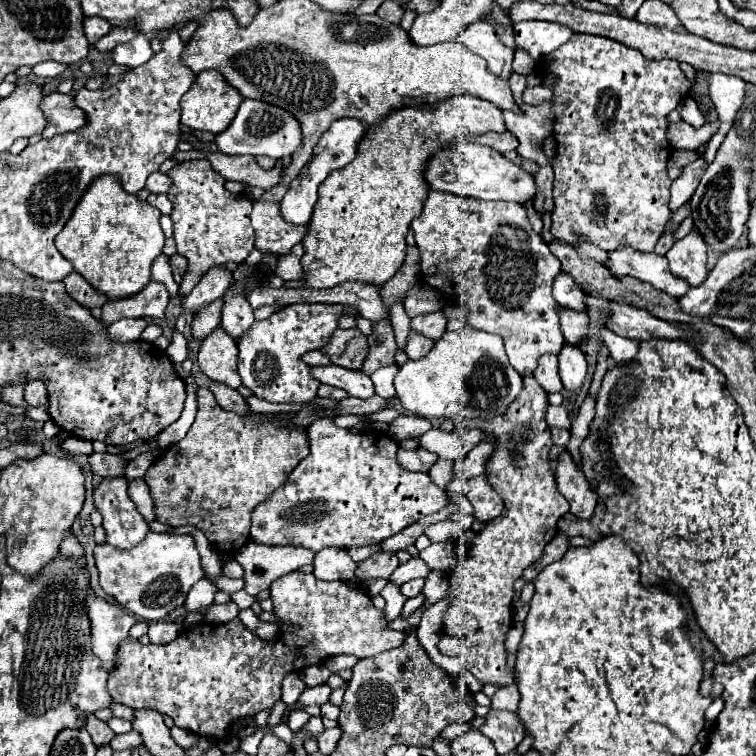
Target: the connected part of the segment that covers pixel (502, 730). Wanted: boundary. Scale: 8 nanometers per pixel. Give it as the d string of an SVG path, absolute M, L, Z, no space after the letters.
M490 711L480 731L488 739L492 739L500 755L514 751L526 735L524 725L520 725L520 719L516 717L516 713L510 713L510 711Z

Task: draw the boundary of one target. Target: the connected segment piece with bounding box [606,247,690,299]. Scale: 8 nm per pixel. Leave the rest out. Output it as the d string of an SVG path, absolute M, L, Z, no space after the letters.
M620 247L610 253L606 265L616 277L636 277L676 299L680 299L690 289L690 285L682 277L672 277L668 261L658 253L644 253L632 247Z

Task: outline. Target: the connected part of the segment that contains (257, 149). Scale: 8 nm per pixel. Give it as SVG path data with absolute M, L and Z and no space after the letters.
M244 99L238 107L238 113L230 127L216 135L216 145L226 155L266 155L272 159L282 159L292 155L302 145L302 129L300 123L284 109L276 105L268 105L256 99Z

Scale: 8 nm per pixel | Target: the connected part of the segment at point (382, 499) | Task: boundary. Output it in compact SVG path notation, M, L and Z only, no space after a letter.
M324 417L324 421L314 421L308 427L308 439L310 439L310 453L308 453L308 457L300 461L300 465L290 473L288 481L280 489L276 489L270 499L266 499L264 503L260 503L254 509L250 537L256 543L264 543L264 545L300 545L300 547L306 547L306 549L314 549L314 553L318 553L318 551L322 551L326 547L354 547L354 545L370 545L370 543L376 545L376 543L384 541L386 537L392 537L398 531L406 529L408 525L420 521L422 517L440 511L446 505L446 493L444 493L444 489L440 489L438 485L434 485L434 481L430 479L428 473L414 473L414 471L408 471L408 469L400 467L398 457L396 457L398 443L388 433L380 433L380 431L364 431L364 433L358 433L358 431L344 429L344 427L334 425L334 417Z

